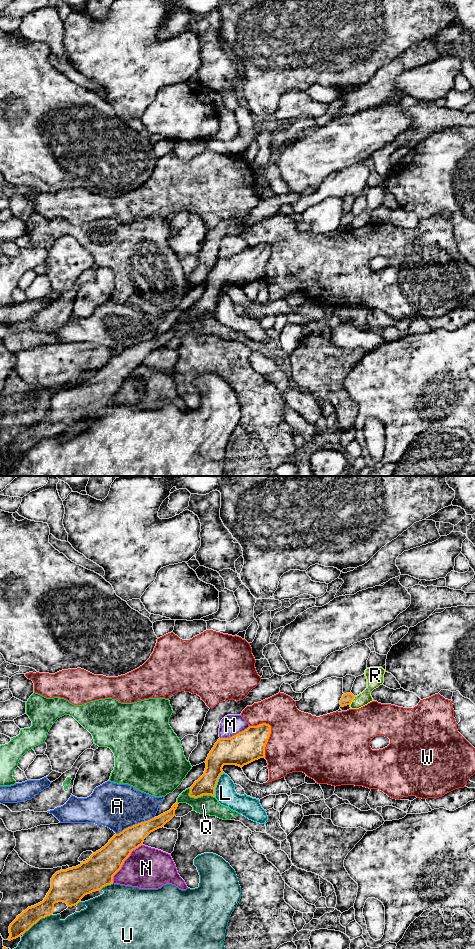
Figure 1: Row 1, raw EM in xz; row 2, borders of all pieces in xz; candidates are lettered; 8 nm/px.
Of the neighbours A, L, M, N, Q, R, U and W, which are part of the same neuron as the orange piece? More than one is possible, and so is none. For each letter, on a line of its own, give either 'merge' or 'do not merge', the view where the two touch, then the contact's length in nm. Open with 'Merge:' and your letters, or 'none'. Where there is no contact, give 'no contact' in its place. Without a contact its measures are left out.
Merge: none
A: do not merge; meets orange in xz; contact 340 nm long
L: do not merge; meets orange in xz; contact 220 nm long
M: do not merge; meets orange in xz; contact 260 nm long
N: do not merge; meets orange in xz; contact 400 nm long
Q: do not merge; meets orange in xz; contact 220 nm long
R: do not merge; meets orange in xz; contact 90 nm long
U: do not merge; meets orange in xz; contact 280 nm long
W: do not merge; meets orange in xz; contact 280 nm long

